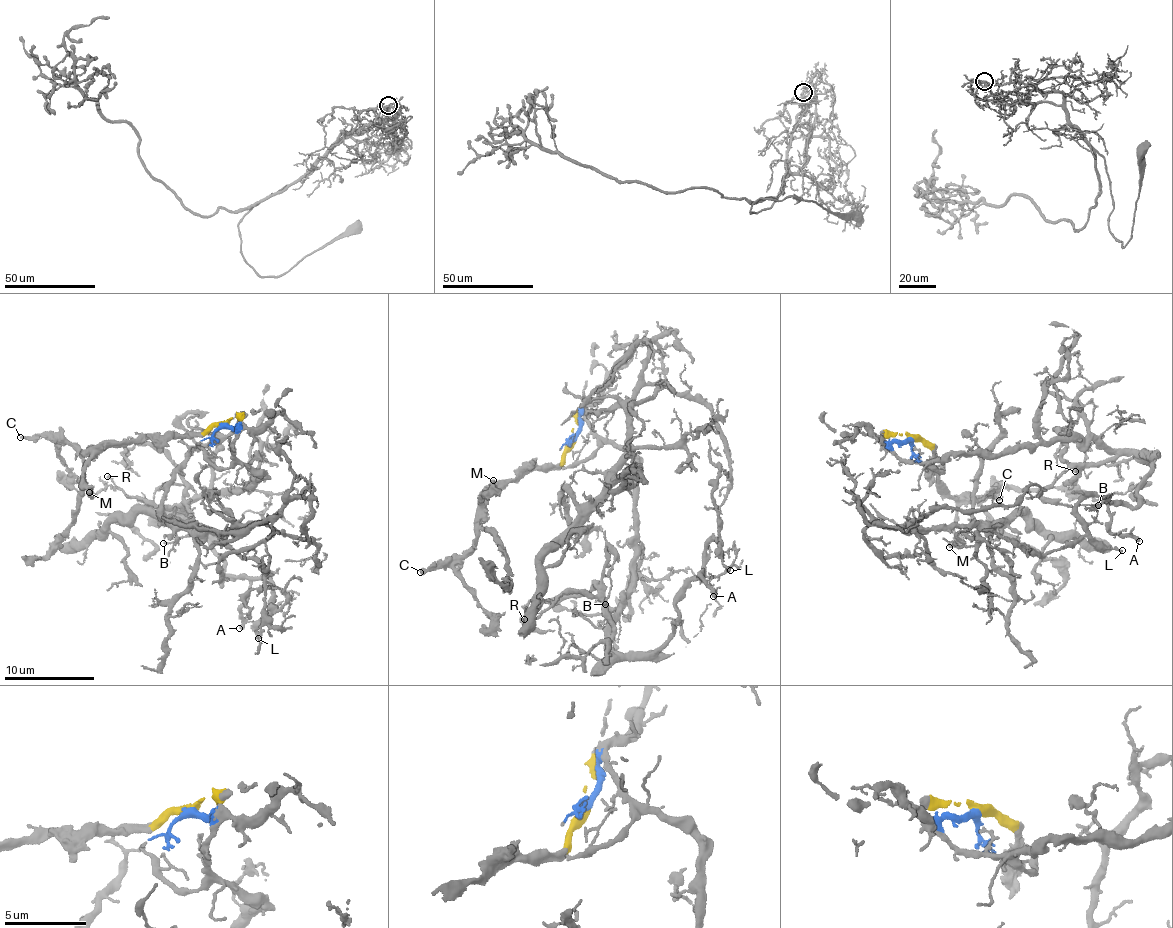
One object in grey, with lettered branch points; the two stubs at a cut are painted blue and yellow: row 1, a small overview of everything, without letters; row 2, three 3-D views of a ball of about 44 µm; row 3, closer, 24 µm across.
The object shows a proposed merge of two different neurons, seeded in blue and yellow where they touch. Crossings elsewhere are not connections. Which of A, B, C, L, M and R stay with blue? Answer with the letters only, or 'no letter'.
A, B, L, R

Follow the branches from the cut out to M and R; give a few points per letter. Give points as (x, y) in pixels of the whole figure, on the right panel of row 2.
M: (911, 437), (933, 449), (928, 462), (957, 507), (955, 538), (949, 547)
R: (911, 437), (891, 447), (922, 464), (1058, 440), (1092, 440), (1117, 454), (1066, 485), (1076, 470)

